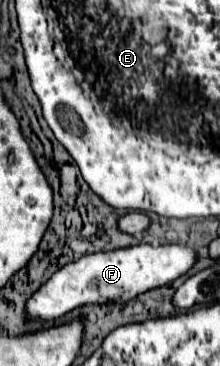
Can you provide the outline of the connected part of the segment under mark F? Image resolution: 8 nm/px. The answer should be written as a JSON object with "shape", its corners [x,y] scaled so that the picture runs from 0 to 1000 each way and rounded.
{"shape":[[[605,669],[523,686],[377,697],[359,713],[277,730],[114,833],[123,877],[250,877],[377,833],[577,828],[623,806],[759,779],[841,751],[895,708],[895,686],[850,669]]]}

